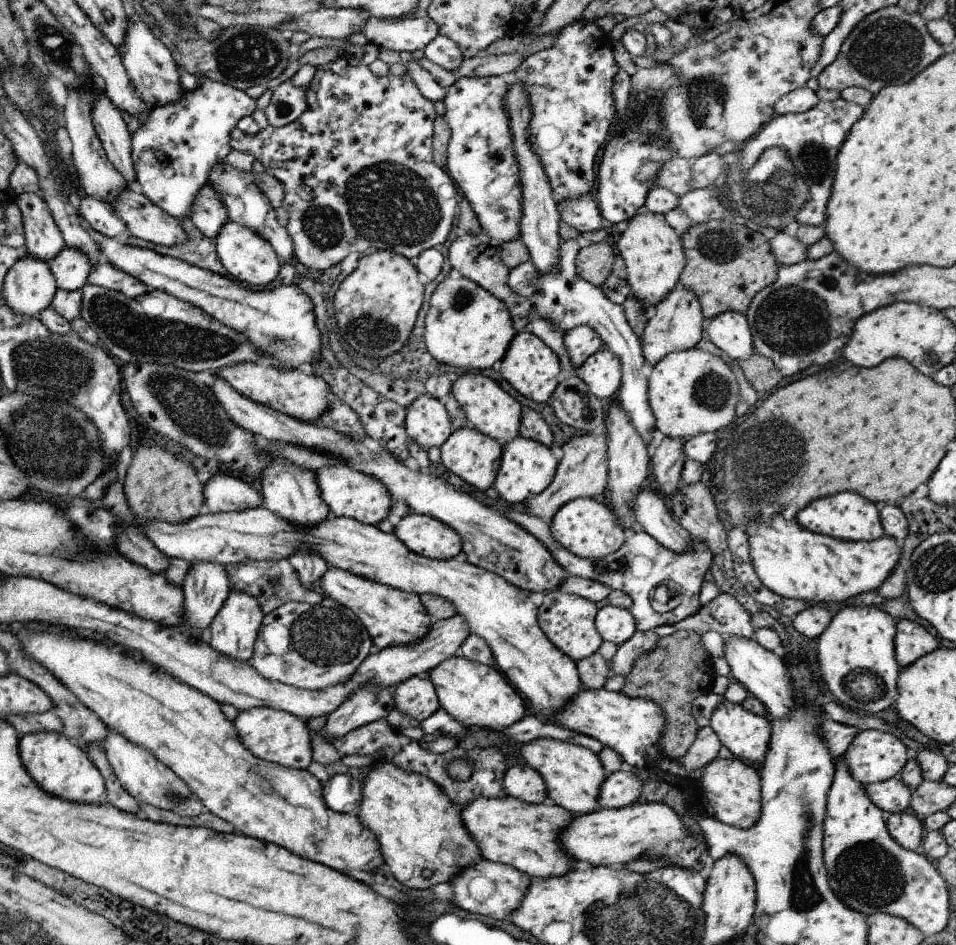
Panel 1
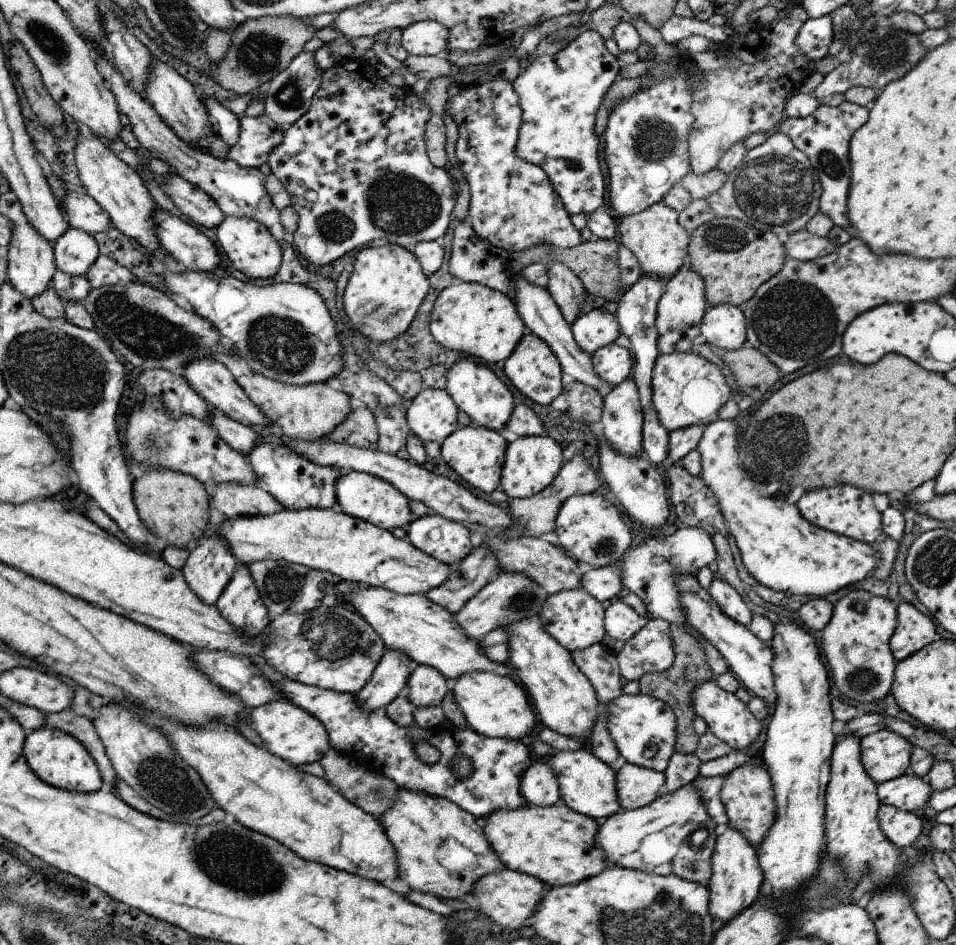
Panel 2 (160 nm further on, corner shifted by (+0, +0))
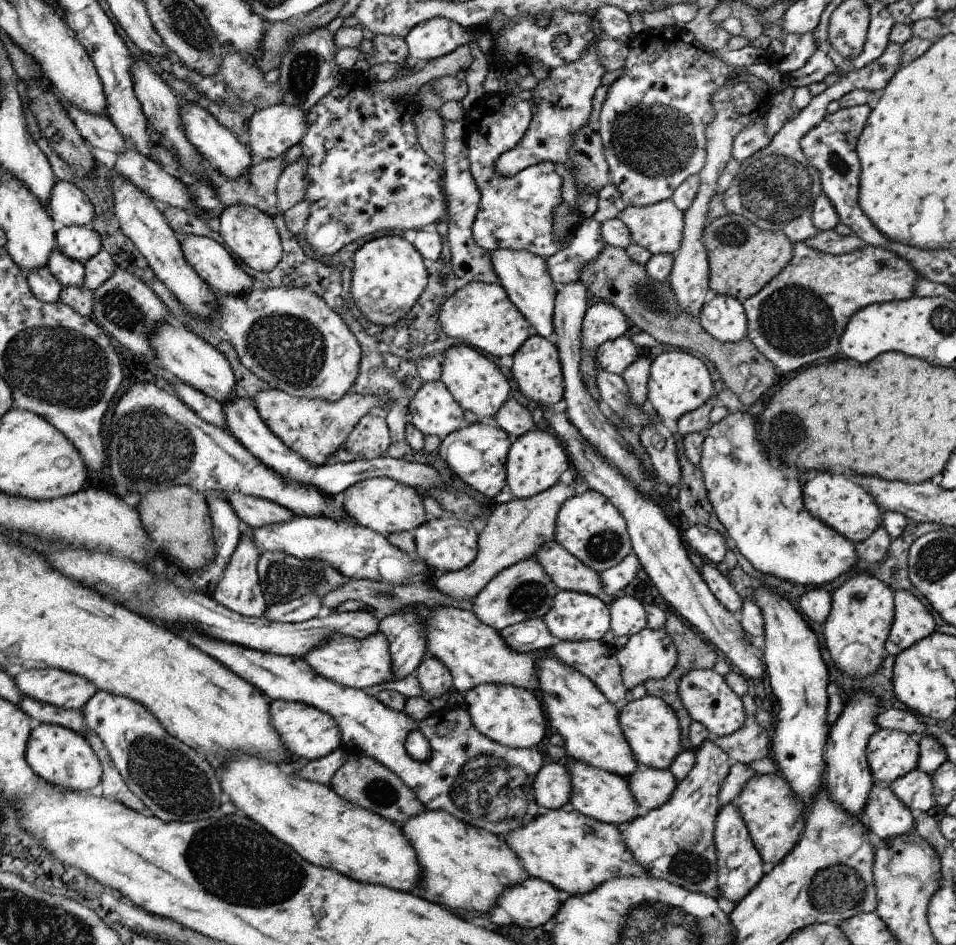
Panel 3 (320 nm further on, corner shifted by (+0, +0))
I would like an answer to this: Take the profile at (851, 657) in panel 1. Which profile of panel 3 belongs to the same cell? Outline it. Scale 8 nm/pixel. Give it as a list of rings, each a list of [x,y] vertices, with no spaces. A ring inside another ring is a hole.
[[[862,572],[838,586],[831,598],[831,612],[824,622],[822,634],[836,666],[852,680],[864,679],[877,673],[886,657],[885,644],[895,618],[895,592],[882,579]]]

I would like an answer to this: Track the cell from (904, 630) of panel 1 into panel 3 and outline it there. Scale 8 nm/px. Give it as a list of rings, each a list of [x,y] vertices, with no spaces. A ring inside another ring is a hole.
[[[898,590],[894,598],[894,622],[886,640],[886,652],[898,656],[916,642],[936,631],[935,621],[926,606],[908,590]]]

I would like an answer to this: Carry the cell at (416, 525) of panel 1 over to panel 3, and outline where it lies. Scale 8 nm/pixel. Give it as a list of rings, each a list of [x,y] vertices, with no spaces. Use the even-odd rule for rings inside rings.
[[[449,516],[441,519],[429,518],[414,530],[417,558],[437,574],[456,572],[466,568],[478,554],[479,534],[476,533],[472,520]]]

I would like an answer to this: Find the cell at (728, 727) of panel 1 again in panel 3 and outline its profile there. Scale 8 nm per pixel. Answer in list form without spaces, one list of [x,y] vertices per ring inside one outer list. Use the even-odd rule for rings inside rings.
[[[713,669],[690,670],[680,682],[678,682],[678,694],[692,721],[704,724],[708,733],[713,737],[730,736],[732,732],[740,730],[746,722],[748,713],[741,697],[737,696],[726,684],[724,677]]]

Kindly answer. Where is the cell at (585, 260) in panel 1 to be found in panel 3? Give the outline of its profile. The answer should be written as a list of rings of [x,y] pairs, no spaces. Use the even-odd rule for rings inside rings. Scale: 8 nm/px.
[[[604,246],[598,258],[594,262],[588,262],[580,270],[578,281],[585,284],[590,294],[594,294],[596,298],[602,298],[616,306],[630,321],[633,330],[648,333],[662,344],[691,350],[697,356],[710,361],[724,384],[738,396],[744,409],[752,406],[778,379],[778,370],[747,336],[738,339],[737,343],[731,343],[719,341],[708,334],[699,317],[693,317],[688,311],[681,309],[670,288],[670,282],[652,280],[646,274],[645,266],[636,264],[624,248]]]

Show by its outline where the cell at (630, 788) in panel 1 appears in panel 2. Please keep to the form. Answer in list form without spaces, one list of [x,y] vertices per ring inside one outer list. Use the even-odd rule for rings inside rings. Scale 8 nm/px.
[[[631,763],[616,772],[616,794],[622,810],[635,810],[657,800],[665,774]]]

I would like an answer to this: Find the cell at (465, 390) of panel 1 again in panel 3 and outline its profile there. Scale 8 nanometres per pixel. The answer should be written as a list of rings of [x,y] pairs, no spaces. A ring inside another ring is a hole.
[[[464,344],[452,346],[441,356],[441,382],[460,407],[476,416],[494,416],[510,394],[509,380],[502,374],[497,361]]]

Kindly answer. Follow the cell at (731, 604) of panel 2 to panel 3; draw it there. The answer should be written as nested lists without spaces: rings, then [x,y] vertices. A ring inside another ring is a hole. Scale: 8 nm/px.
[[[702,564],[702,568],[698,570],[702,580],[706,582],[710,592],[715,595],[718,602],[729,612],[740,616],[744,602],[736,592],[732,582],[725,578],[714,566],[710,566],[710,564]]]

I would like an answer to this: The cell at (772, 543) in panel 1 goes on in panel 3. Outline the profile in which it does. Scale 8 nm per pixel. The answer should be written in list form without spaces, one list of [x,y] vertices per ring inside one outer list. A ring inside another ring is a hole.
[[[746,410],[729,413],[706,434],[701,454],[701,470],[707,494],[718,521],[726,528],[732,547],[741,553],[760,574],[778,576],[792,584],[822,588],[850,571],[858,561],[856,544],[814,518],[804,508],[802,486],[797,478],[784,478],[787,466],[773,463],[762,442],[756,438],[754,418]]]

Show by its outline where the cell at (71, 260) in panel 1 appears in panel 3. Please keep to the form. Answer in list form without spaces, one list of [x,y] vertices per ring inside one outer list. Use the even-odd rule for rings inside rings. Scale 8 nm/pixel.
[[[91,226],[57,227],[57,248],[83,265],[101,253],[101,237]]]

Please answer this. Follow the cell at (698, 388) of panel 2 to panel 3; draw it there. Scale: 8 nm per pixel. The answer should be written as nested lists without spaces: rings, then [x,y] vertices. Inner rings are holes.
[[[672,350],[656,356],[651,362],[647,390],[647,401],[661,420],[670,418],[678,421],[688,411],[700,408],[714,396],[711,374],[703,358]]]

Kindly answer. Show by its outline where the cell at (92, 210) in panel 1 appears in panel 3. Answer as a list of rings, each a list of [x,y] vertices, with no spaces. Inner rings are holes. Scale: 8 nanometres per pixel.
[[[59,181],[48,202],[56,227],[91,226],[96,211],[85,192],[70,182]]]

